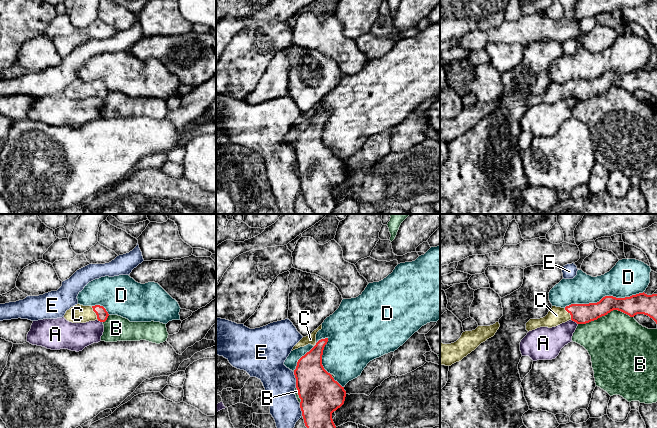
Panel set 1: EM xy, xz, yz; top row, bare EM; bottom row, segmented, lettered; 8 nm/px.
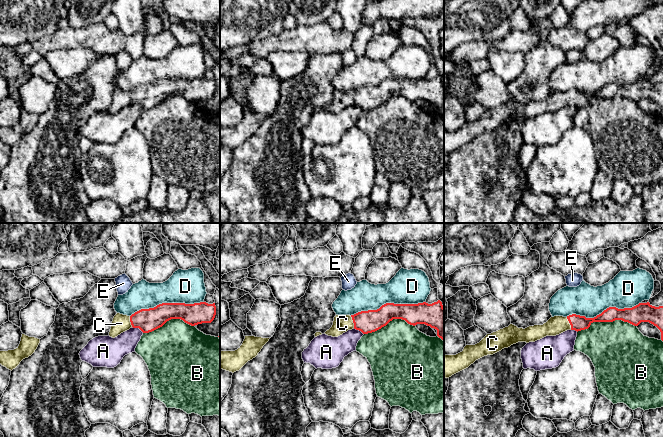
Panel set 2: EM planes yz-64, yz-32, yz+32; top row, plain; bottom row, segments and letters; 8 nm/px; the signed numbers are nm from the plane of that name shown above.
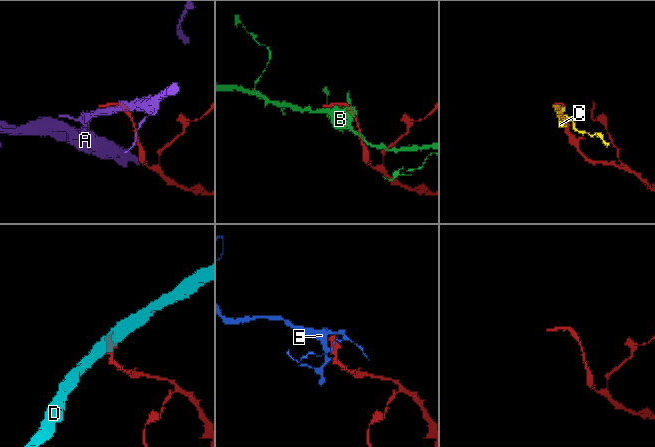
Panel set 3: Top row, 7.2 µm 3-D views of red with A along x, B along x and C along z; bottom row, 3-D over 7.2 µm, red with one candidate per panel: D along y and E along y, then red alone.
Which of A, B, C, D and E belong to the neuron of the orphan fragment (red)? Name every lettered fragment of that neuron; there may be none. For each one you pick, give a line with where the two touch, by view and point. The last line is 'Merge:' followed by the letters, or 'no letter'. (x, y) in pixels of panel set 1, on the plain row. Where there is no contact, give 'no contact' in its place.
C: meets red in xy at (95, 88)
Merge: C

